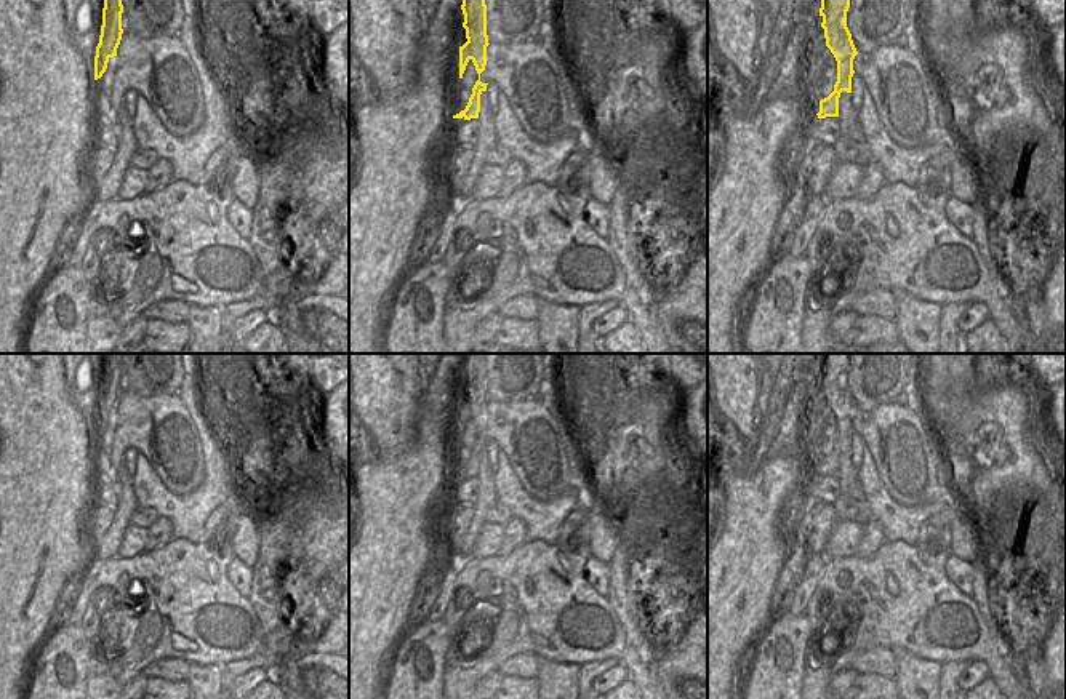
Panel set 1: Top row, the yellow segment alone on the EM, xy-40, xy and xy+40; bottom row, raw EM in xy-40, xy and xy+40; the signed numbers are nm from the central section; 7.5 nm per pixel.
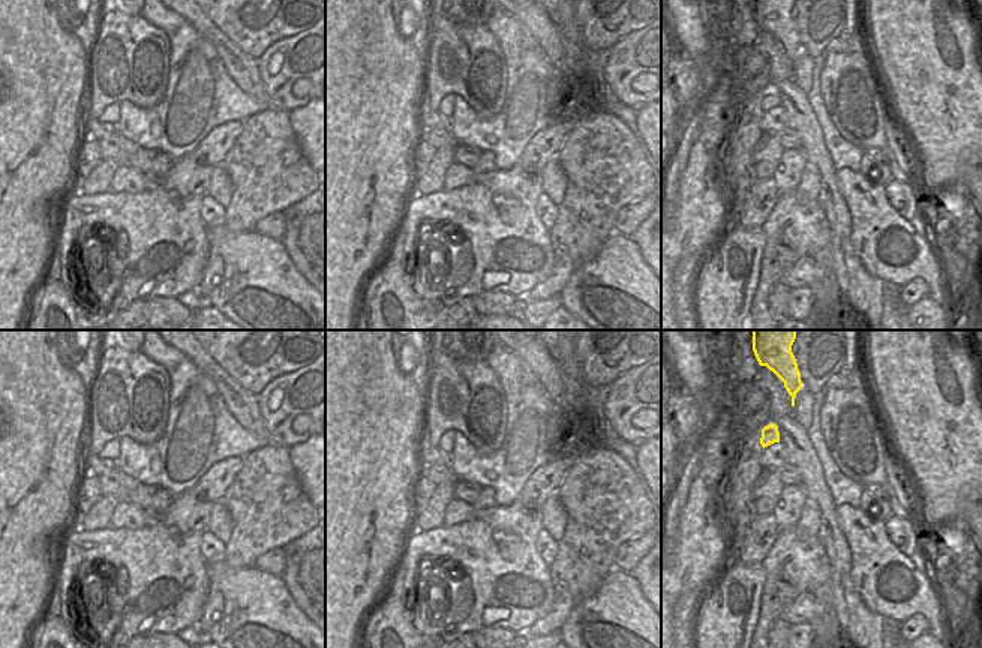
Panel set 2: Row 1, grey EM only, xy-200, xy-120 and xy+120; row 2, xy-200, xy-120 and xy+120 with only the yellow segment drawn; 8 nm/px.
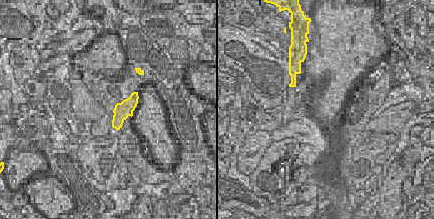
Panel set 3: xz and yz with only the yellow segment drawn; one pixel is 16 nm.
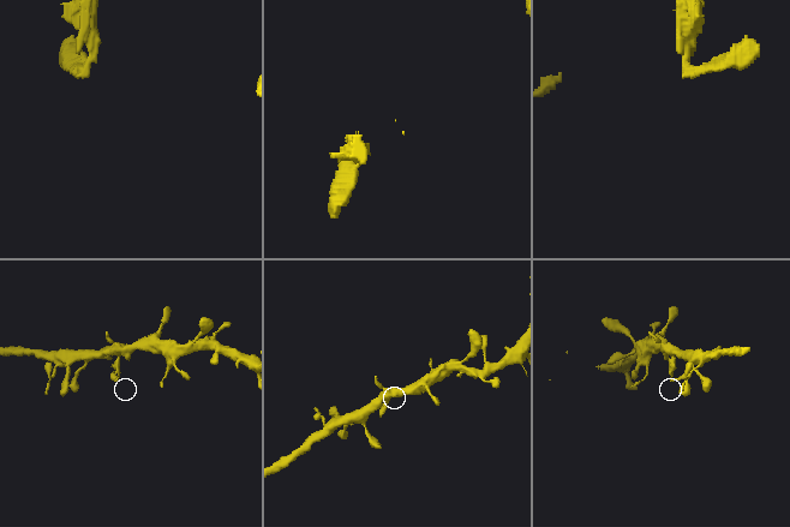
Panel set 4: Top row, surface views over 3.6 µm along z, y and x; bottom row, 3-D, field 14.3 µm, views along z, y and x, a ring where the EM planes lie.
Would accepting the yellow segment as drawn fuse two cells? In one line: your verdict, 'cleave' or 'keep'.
cleave

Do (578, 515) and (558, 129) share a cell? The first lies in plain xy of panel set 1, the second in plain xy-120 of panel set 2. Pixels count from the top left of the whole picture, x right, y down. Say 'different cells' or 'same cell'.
same cell

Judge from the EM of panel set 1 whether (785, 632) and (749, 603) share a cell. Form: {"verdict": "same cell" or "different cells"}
{"verdict": "different cells"}

